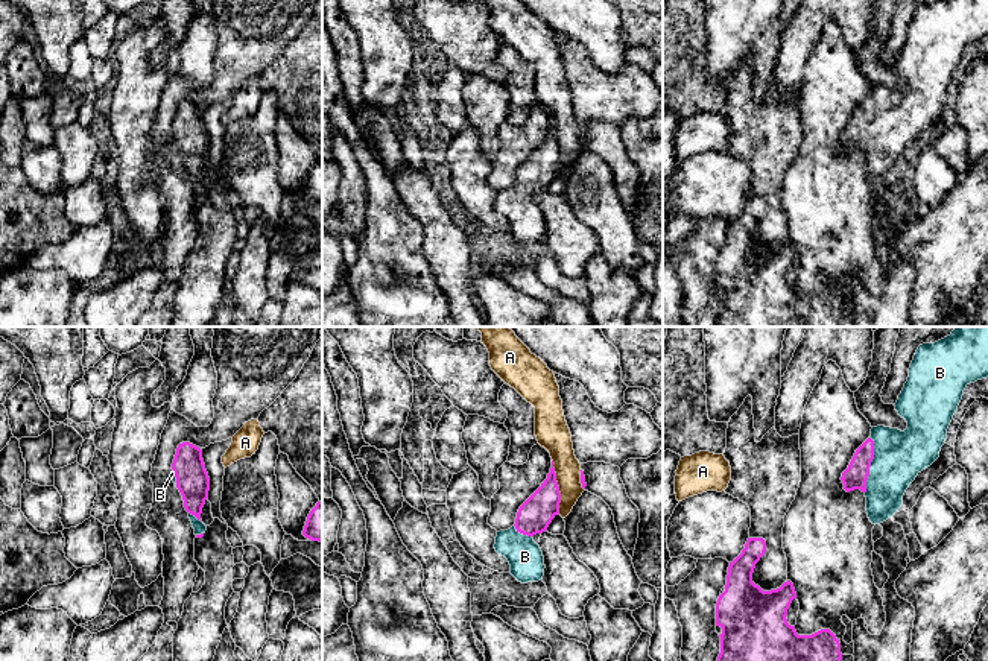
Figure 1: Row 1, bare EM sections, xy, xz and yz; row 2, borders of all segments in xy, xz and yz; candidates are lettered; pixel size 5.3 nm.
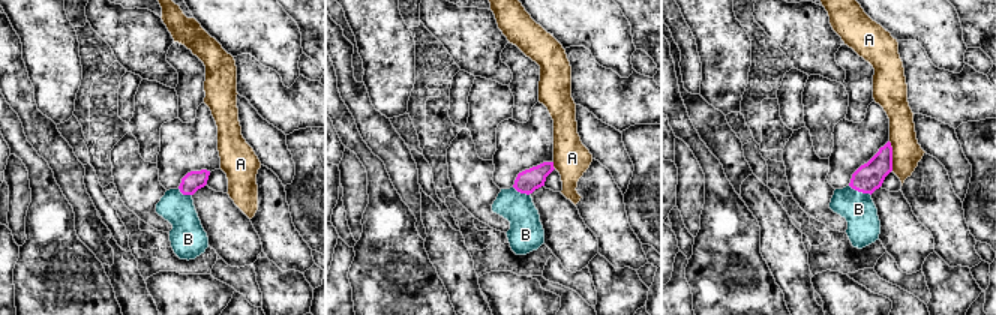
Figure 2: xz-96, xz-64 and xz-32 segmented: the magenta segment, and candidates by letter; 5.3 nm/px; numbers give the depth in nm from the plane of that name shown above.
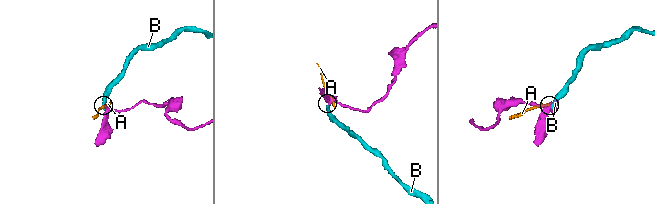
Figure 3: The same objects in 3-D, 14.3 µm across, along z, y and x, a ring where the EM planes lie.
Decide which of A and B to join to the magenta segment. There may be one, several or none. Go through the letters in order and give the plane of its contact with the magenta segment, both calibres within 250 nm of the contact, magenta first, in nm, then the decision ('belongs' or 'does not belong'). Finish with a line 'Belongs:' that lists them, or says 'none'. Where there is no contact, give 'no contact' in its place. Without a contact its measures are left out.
A: contact in xz; calibres 180 and 160 nm; does not belong
B: contact in yz; calibres 130 and 280 nm; belongs
Belongs: B

